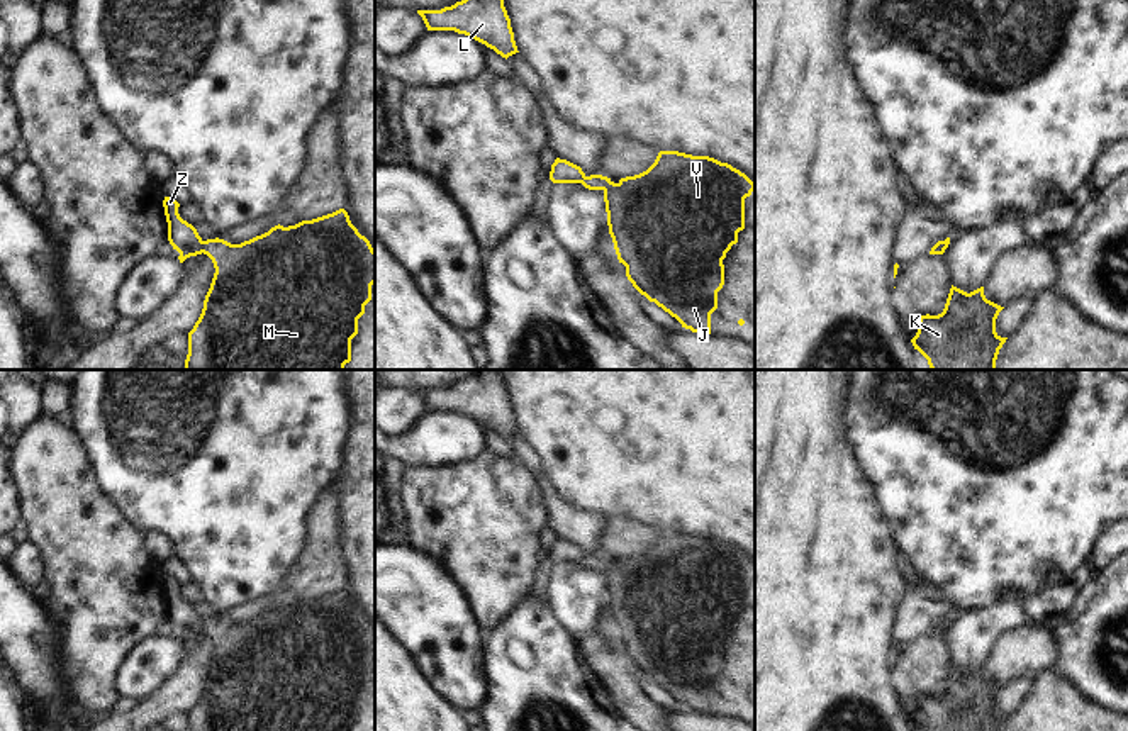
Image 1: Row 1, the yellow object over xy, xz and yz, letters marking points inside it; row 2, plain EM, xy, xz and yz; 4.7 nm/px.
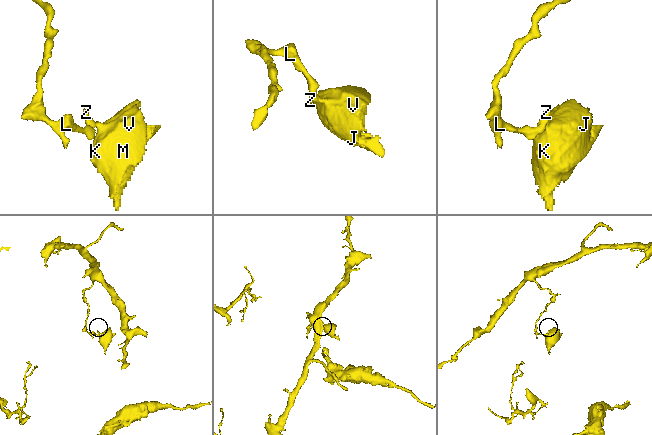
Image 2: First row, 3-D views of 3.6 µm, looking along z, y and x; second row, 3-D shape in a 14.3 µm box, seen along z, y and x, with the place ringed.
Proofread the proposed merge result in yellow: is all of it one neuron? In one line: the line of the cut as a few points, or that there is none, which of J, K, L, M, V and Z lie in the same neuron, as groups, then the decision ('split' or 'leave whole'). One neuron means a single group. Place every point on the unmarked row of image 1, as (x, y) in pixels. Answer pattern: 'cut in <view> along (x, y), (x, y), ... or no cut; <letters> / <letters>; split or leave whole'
cut in xy along (201, 621), (204, 631); J K M V / L Z; split

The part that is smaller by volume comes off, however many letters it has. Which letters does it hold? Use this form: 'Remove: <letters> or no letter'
Remove: J, K, M, V.

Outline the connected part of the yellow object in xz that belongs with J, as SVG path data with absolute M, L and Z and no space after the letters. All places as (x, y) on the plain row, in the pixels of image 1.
M660 531L646 551L617 563L602 555L580 563L604 572L609 614L633 667L682 707L711 714L711 694L724 665L723 639L745 609L745 578L755 563L728 543L678 531Z

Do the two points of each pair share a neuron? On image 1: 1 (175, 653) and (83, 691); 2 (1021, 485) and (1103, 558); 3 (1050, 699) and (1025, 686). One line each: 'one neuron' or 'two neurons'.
1: two neurons
2: two neurons
3: two neurons

